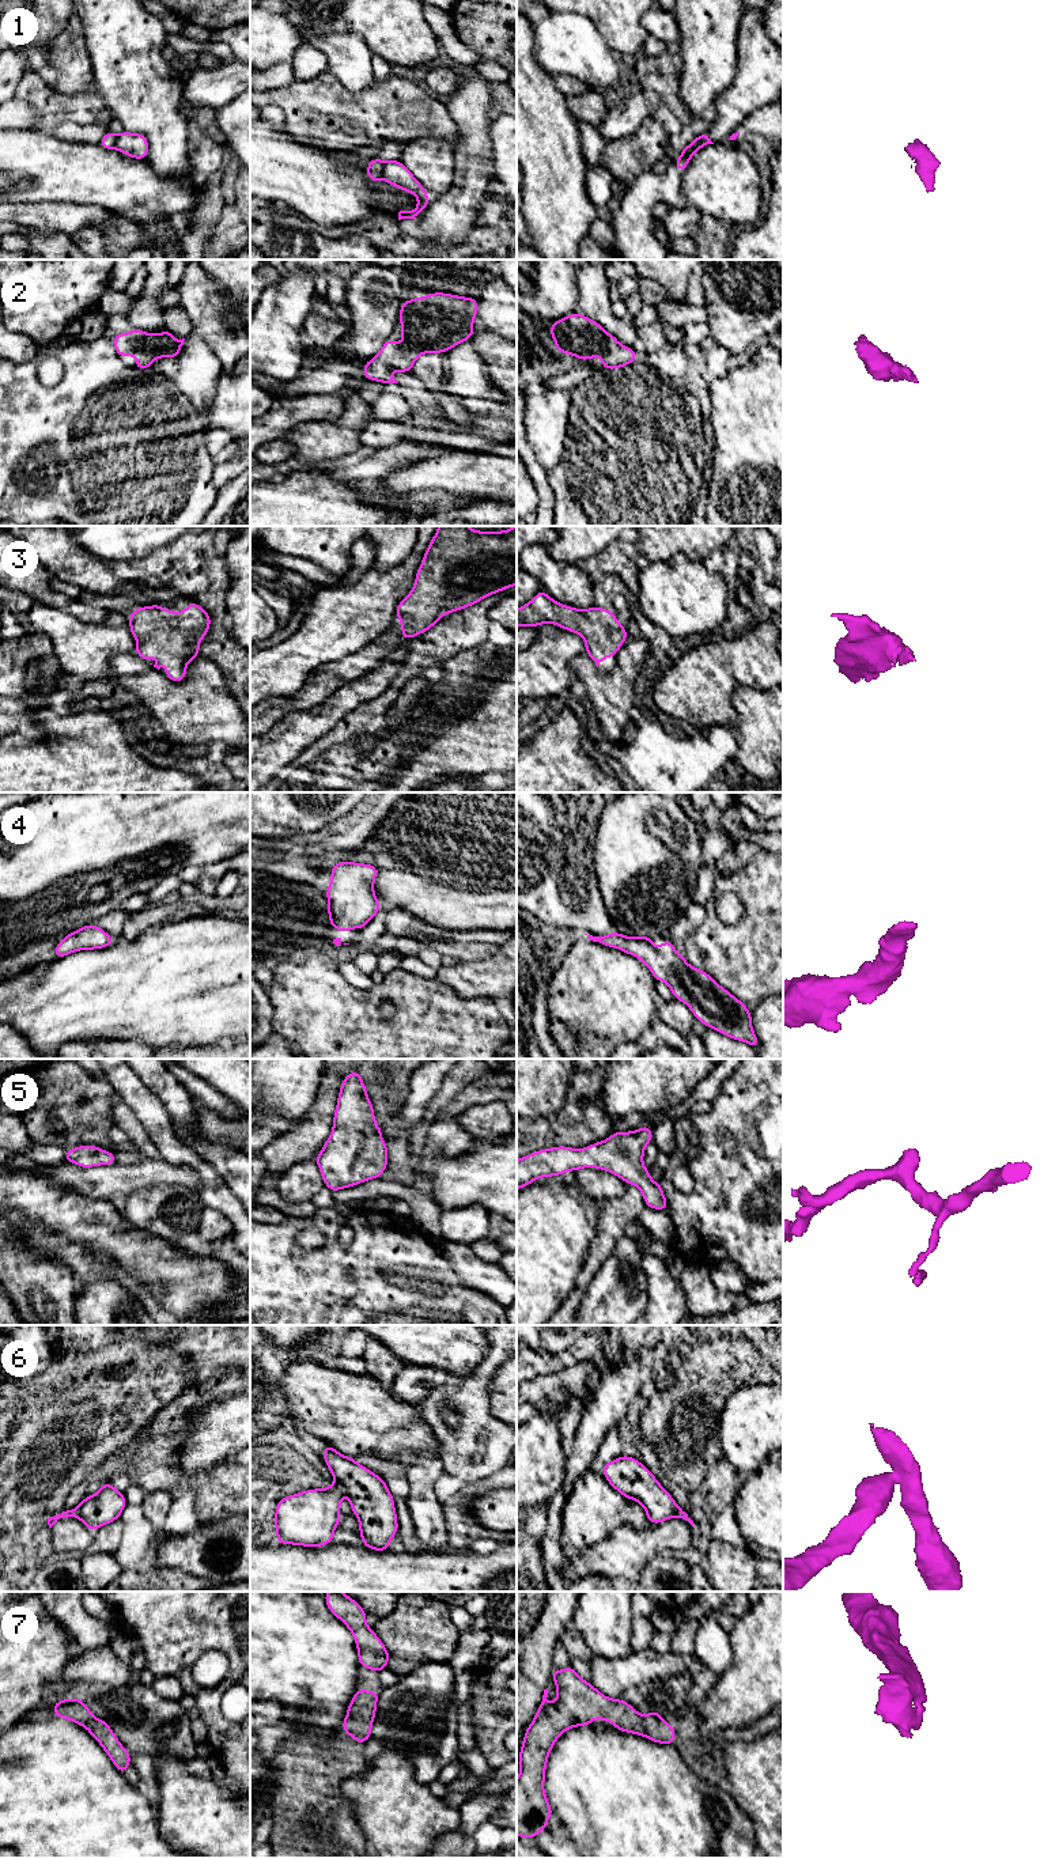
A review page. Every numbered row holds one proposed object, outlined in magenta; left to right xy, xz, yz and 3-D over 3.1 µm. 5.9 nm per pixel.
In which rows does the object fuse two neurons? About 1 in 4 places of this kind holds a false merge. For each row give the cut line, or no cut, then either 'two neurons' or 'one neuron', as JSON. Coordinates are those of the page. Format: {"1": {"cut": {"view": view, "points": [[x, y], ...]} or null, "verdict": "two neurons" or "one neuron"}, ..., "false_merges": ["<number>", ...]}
{"1": {"cut": {"view": "yz", "points": [[700, 146], [692, 150], [683, 150]]}, "verdict": "two neurons"}, "2": {"cut": null, "verdict": "one neuron"}, "3": {"cut": null, "verdict": "one neuron"}, "4": {"cut": null, "verdict": "one neuron"}, "5": {"cut": null, "verdict": "one neuron"}, "6": {"cut": {"view": "xz", "points": [[337, 1483], [344, 1493]]}, "verdict": "two neurons"}, "7": {"cut": null, "verdict": "one neuron"}, "false_merges": ["1", "6"]}

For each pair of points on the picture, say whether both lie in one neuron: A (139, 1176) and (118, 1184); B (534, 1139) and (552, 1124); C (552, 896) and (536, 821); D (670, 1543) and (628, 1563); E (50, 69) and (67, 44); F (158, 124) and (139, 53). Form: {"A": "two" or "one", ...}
{"A": "one", "B": "one", "C": "one", "D": "one", "E": "one", "F": "one"}

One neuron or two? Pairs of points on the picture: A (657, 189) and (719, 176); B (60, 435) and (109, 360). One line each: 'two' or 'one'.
A: two
B: one

